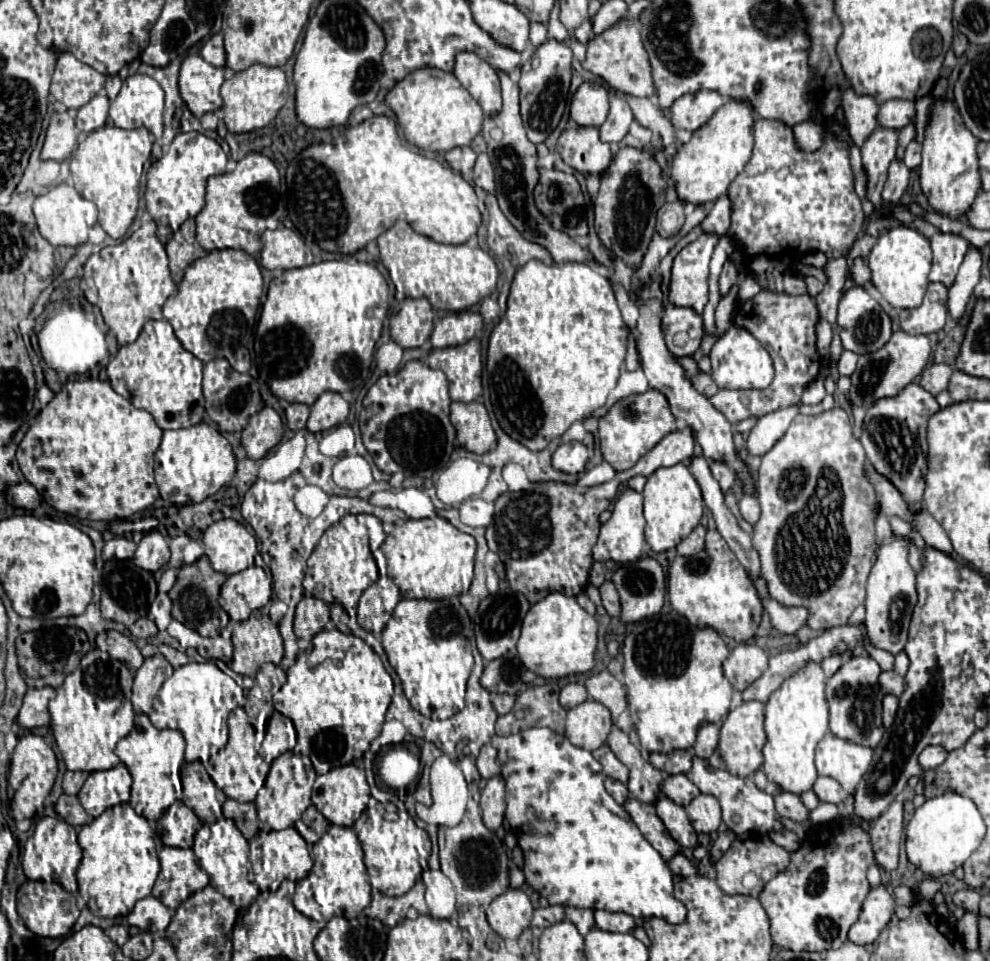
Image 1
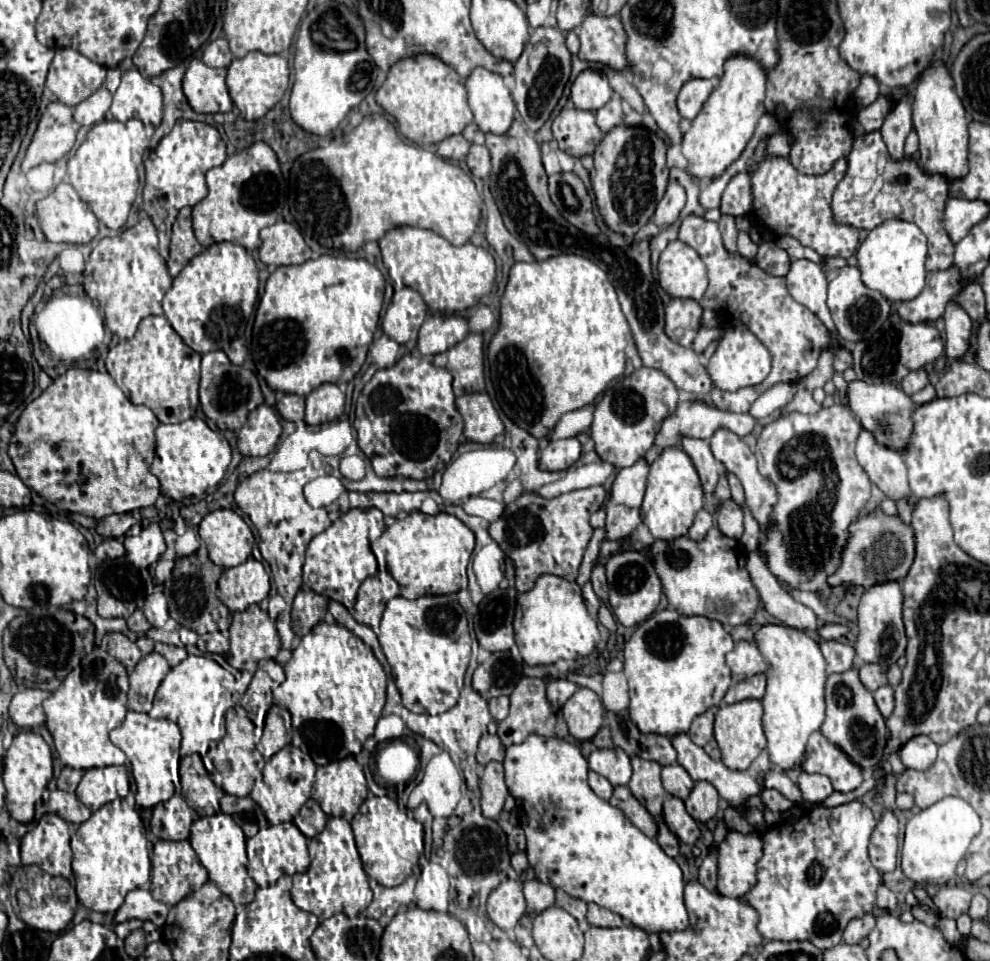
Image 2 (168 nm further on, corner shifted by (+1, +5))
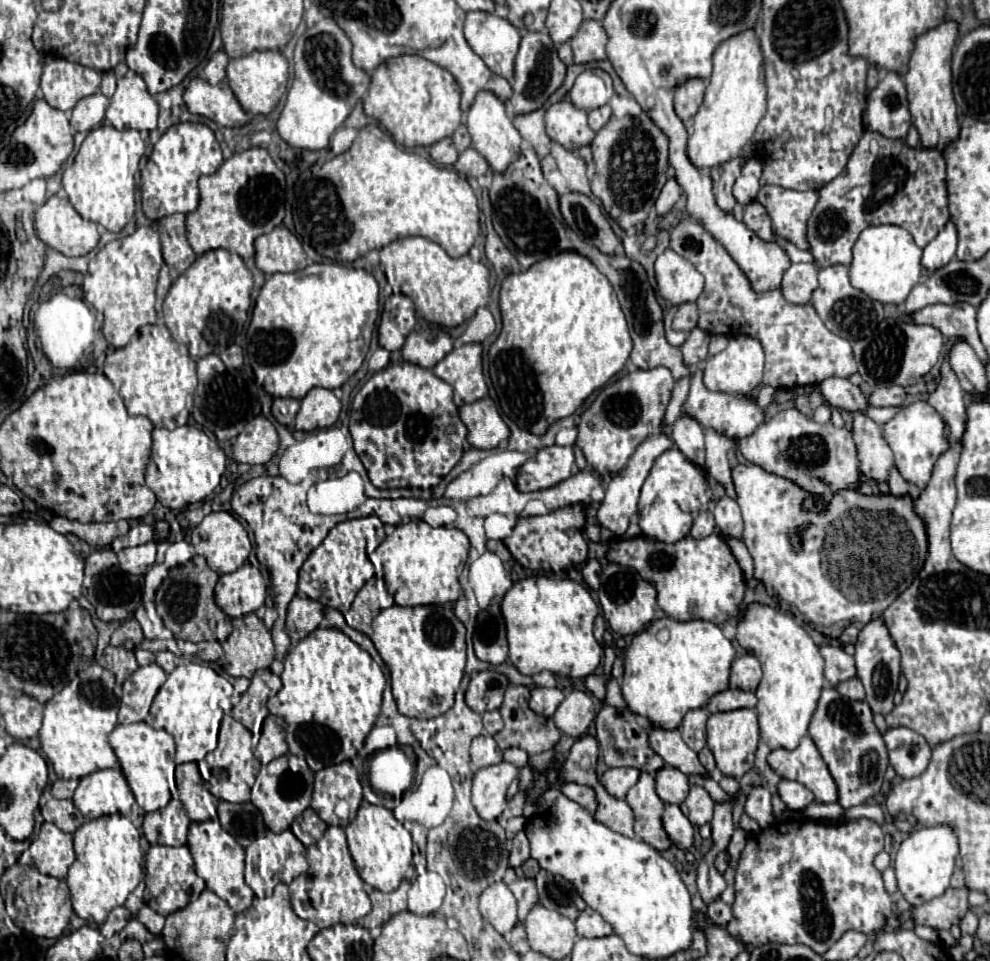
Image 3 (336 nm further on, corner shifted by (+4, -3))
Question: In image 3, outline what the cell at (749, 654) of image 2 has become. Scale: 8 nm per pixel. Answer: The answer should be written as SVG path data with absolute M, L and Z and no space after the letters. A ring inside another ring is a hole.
M745 653L741 657L737 657L731 663L731 689L745 689L745 691L755 691L759 681L761 681L761 665L759 661Z

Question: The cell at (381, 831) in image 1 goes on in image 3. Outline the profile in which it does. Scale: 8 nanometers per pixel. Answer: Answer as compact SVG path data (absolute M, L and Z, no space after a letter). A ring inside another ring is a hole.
M363 803L357 811L357 817L345 827L349 851L353 855L355 867L361 875L361 879L379 891L393 891L399 887L401 879L405 877L405 871L411 865L414 848L409 831L399 823L393 815L393 811L385 807L377 807L371 803Z

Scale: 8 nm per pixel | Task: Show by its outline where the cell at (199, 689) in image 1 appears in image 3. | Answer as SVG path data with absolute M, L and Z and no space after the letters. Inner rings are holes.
M207 662L183 663L173 673L169 673L167 681L155 695L147 723L151 727L161 727L173 735L177 745L176 765L187 761L201 761L217 747L223 715L231 711L231 707L240 701L241 694L250 685L250 680L245 677L233 679L234 682L229 683L224 676L215 673Z

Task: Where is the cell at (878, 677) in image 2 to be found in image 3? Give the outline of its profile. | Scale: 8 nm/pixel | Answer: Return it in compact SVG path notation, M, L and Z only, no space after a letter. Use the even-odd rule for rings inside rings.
M853 677L849 681L843 681L841 685L837 685L837 691L847 697L847 699L853 699L853 701L863 701L865 699L865 689L863 689L863 683L859 677Z

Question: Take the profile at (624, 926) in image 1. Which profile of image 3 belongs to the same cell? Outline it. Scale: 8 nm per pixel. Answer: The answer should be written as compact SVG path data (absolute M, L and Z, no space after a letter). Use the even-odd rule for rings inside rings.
M585 909L581 911L581 915L575 921L577 927L577 935L579 937L607 937L613 933L611 925L593 909Z

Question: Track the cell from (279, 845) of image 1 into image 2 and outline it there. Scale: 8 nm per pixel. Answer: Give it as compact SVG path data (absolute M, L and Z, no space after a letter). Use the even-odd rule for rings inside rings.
M280 823L280 825L268 825L260 829L254 837L246 842L248 857L247 869L249 875L258 885L258 889L266 889L274 885L282 875L288 875L290 879L294 873L304 873L310 865L306 837L300 833L300 829L294 823Z

